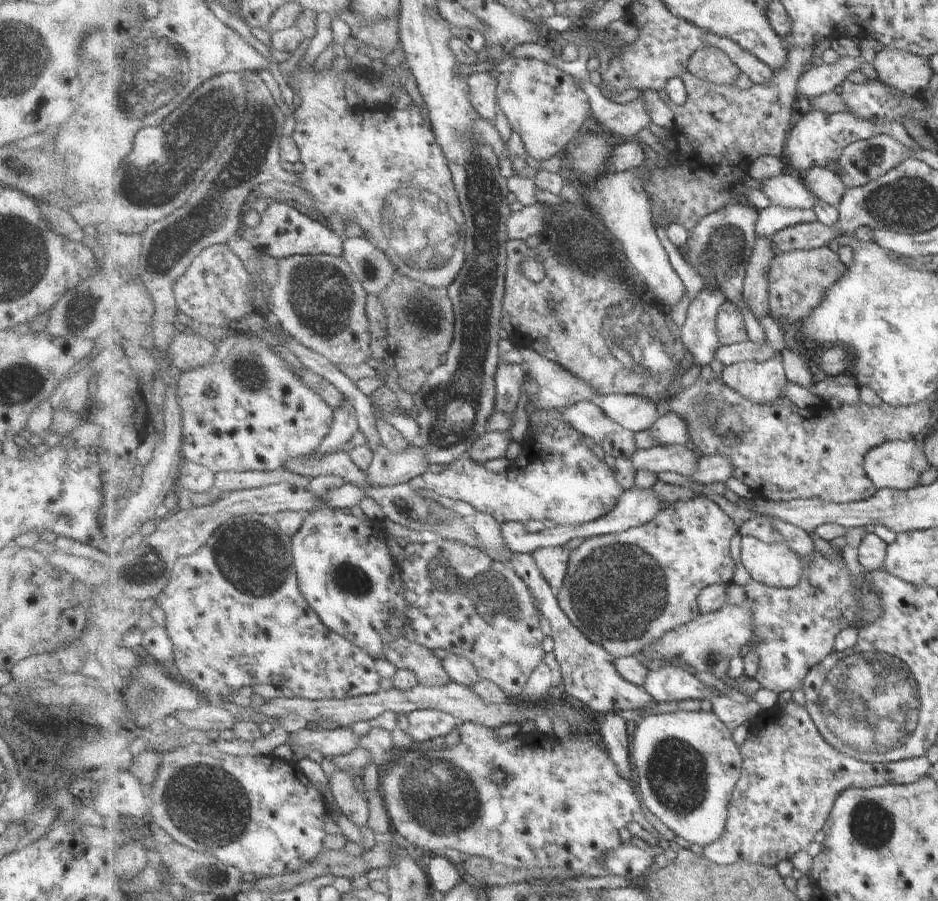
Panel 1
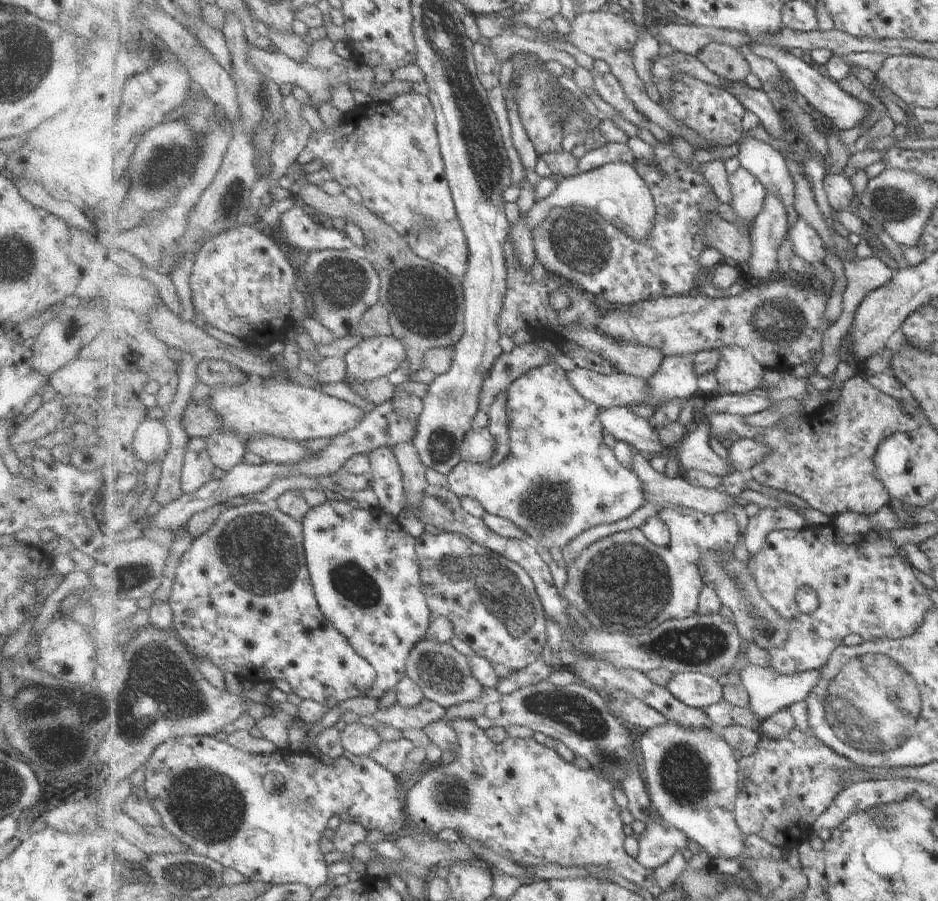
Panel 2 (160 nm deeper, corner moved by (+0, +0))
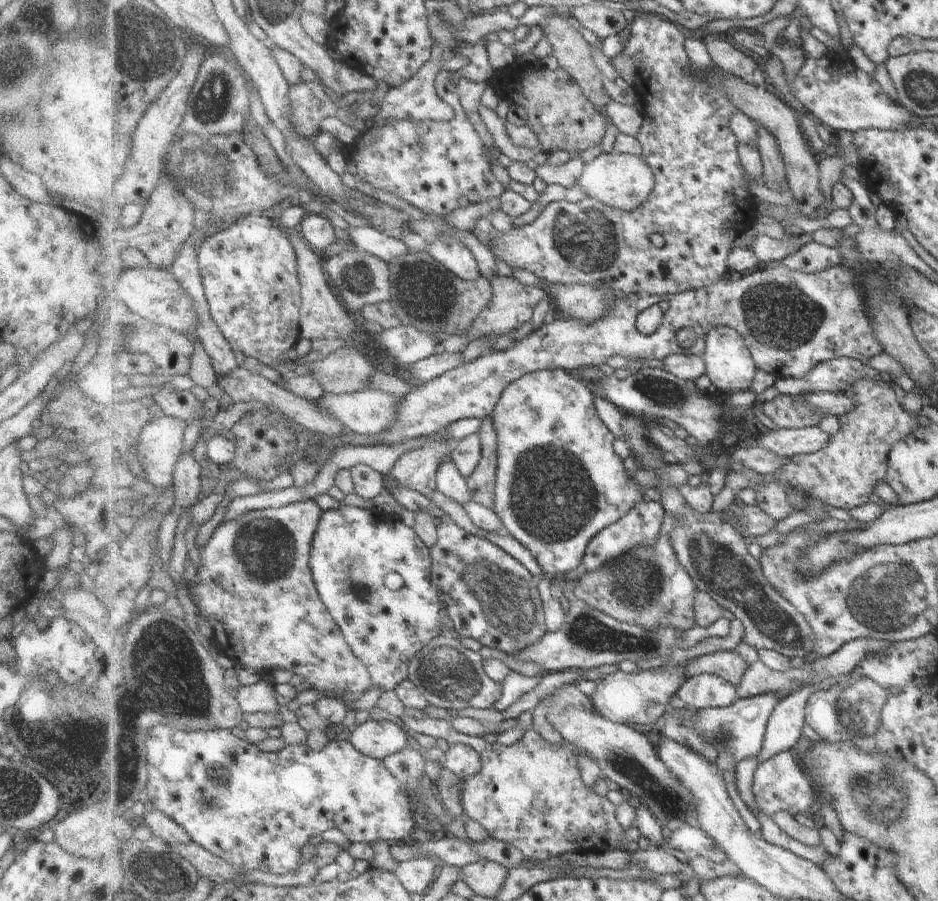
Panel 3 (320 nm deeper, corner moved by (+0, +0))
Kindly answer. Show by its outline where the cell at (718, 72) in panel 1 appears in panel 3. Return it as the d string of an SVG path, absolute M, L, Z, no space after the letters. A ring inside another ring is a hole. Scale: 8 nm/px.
M715 38L706 43L714 64L742 79L750 80L751 74L760 68L753 58L743 54L725 38Z

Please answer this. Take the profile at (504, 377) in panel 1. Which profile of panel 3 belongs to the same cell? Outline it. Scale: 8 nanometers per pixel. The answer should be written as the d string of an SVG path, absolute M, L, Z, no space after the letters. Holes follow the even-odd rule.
M491 417L482 419L479 430L482 440L482 459L471 476L466 477L472 500L489 510L496 505L498 480L498 434Z

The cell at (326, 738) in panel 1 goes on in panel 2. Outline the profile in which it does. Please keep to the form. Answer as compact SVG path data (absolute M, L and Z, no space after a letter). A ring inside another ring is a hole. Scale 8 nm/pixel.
M359 721L343 725L343 730L340 733L340 744L345 752L349 751L359 756L369 757L383 741L372 726Z

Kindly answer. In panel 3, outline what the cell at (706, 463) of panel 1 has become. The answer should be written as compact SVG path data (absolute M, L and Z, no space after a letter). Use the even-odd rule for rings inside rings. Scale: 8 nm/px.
M819 426L802 429L763 430L755 442L763 448L780 455L794 457L798 454L816 453L825 448L832 436Z

